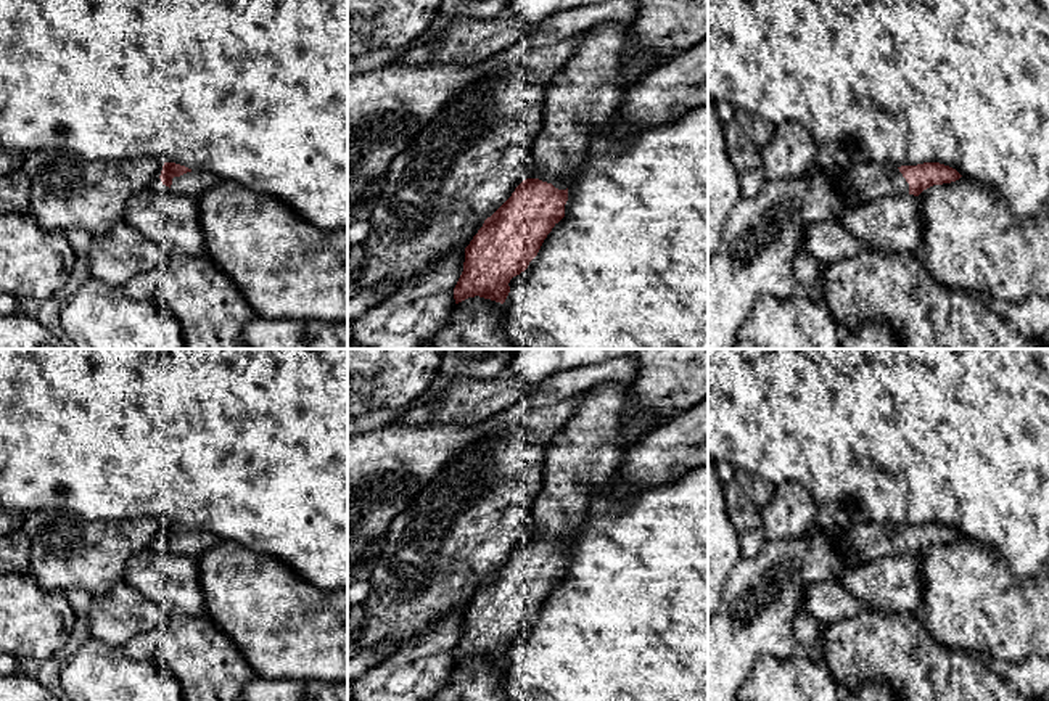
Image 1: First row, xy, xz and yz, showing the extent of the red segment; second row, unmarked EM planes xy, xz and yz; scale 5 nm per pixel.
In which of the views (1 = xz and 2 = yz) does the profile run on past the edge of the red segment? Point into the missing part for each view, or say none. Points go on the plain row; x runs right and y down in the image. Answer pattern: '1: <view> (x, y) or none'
1: xz (584, 455)
2: yz (866, 542)

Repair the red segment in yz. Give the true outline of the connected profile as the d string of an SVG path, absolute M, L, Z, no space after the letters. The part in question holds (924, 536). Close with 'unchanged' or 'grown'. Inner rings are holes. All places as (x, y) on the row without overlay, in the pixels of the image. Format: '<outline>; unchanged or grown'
M861 523L849 529L821 529L822 534L845 555L867 563L880 556L909 553L919 556L933 545L959 540L962 535L940 523L891 527L880 523Z; grown

